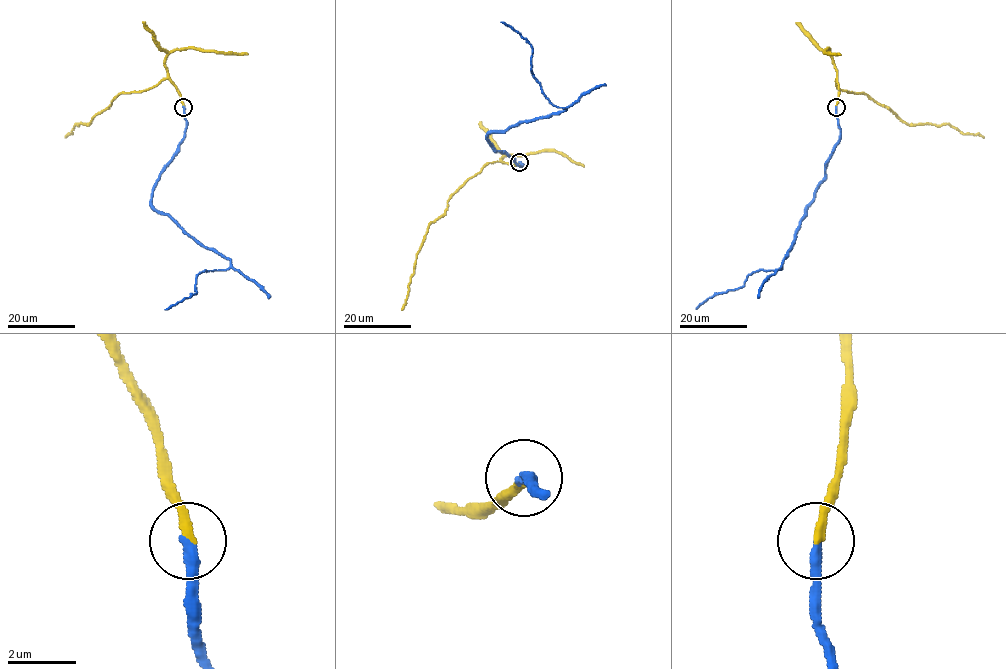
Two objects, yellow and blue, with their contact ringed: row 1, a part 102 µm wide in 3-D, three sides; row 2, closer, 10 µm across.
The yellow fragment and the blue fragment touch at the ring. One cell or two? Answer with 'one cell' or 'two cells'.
one cell

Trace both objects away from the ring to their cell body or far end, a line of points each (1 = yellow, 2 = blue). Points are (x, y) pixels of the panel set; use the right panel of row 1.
1: (835, 106), (839, 88), (836, 78), (837, 88), (864, 93), (909, 125), (949, 124), (963, 133), (984, 138)
2: (835, 107), (840, 140), (781, 269), (752, 271), (743, 286), (716, 293), (696, 309)

